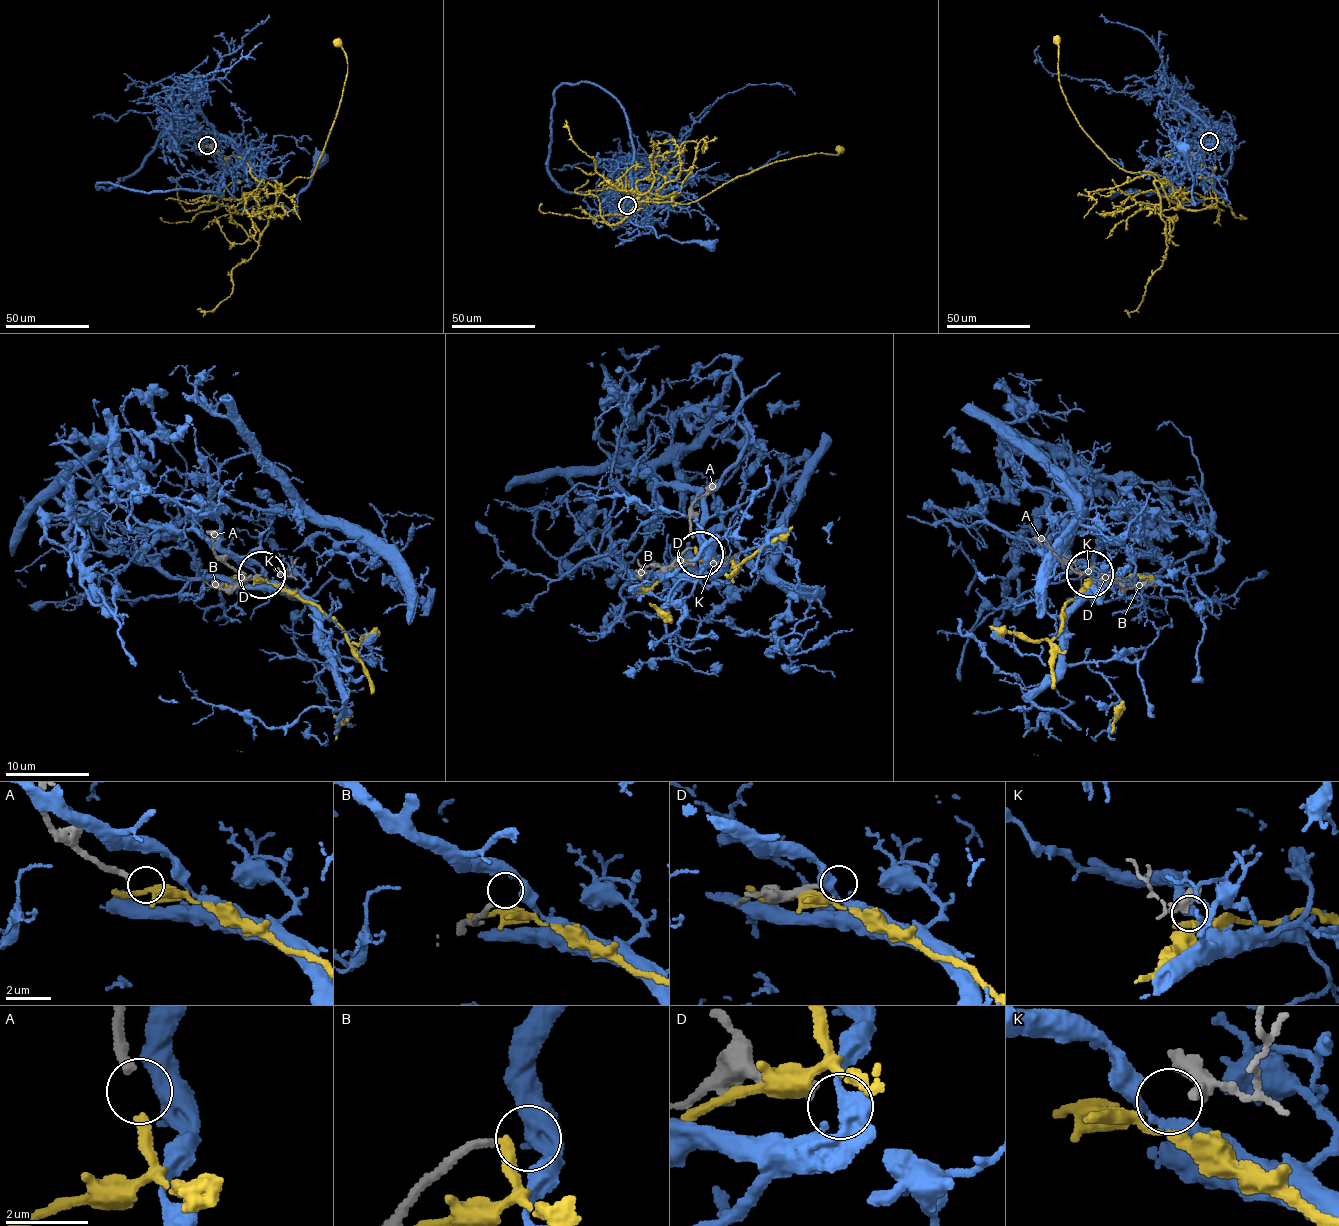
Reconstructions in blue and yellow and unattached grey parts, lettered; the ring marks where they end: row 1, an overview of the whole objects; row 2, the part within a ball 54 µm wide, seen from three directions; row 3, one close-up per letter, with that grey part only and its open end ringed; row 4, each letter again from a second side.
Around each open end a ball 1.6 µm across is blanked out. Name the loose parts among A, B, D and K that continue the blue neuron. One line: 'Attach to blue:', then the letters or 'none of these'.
Attach to blue: K

